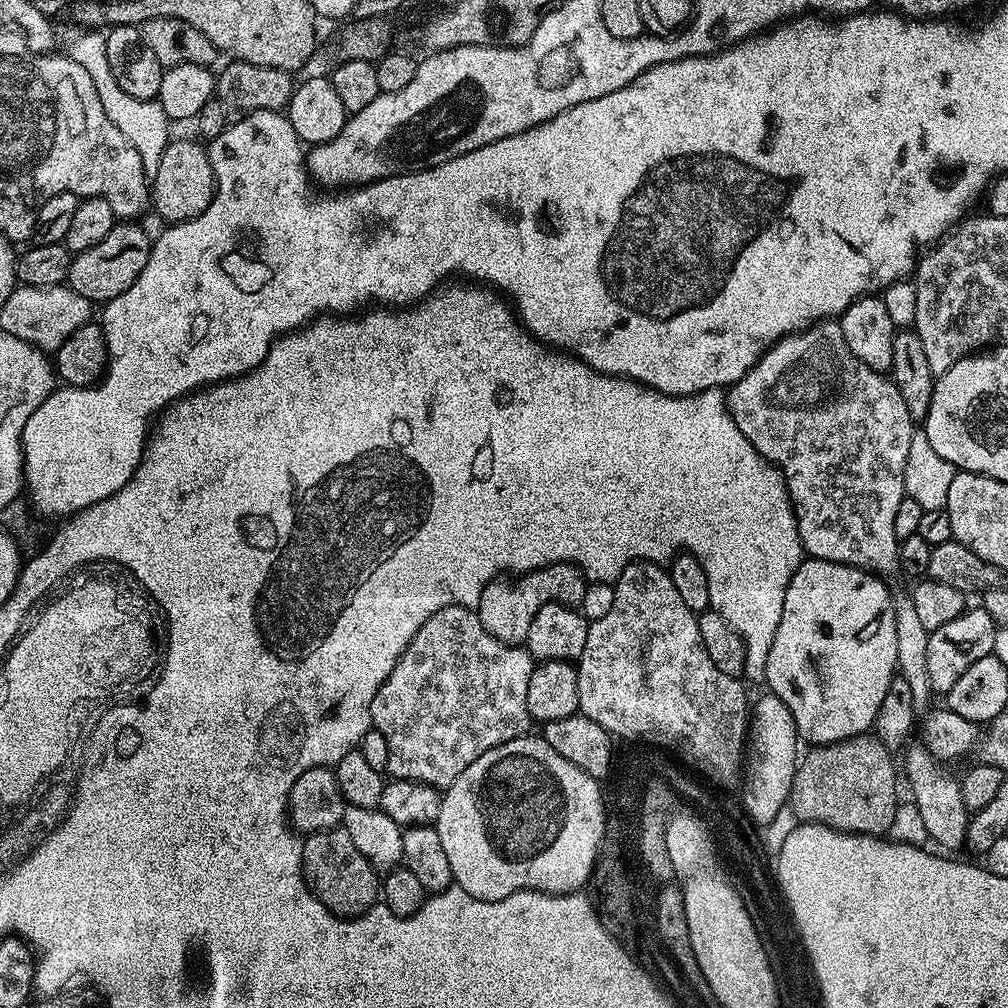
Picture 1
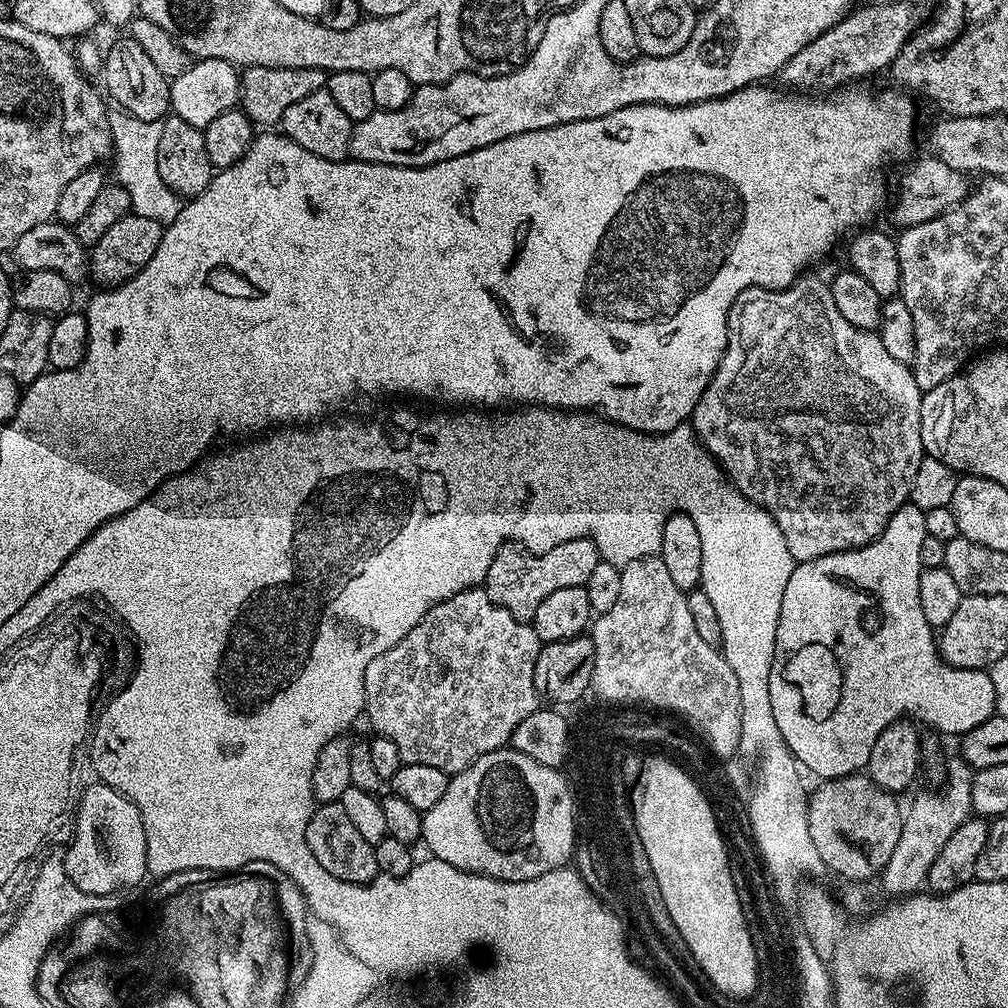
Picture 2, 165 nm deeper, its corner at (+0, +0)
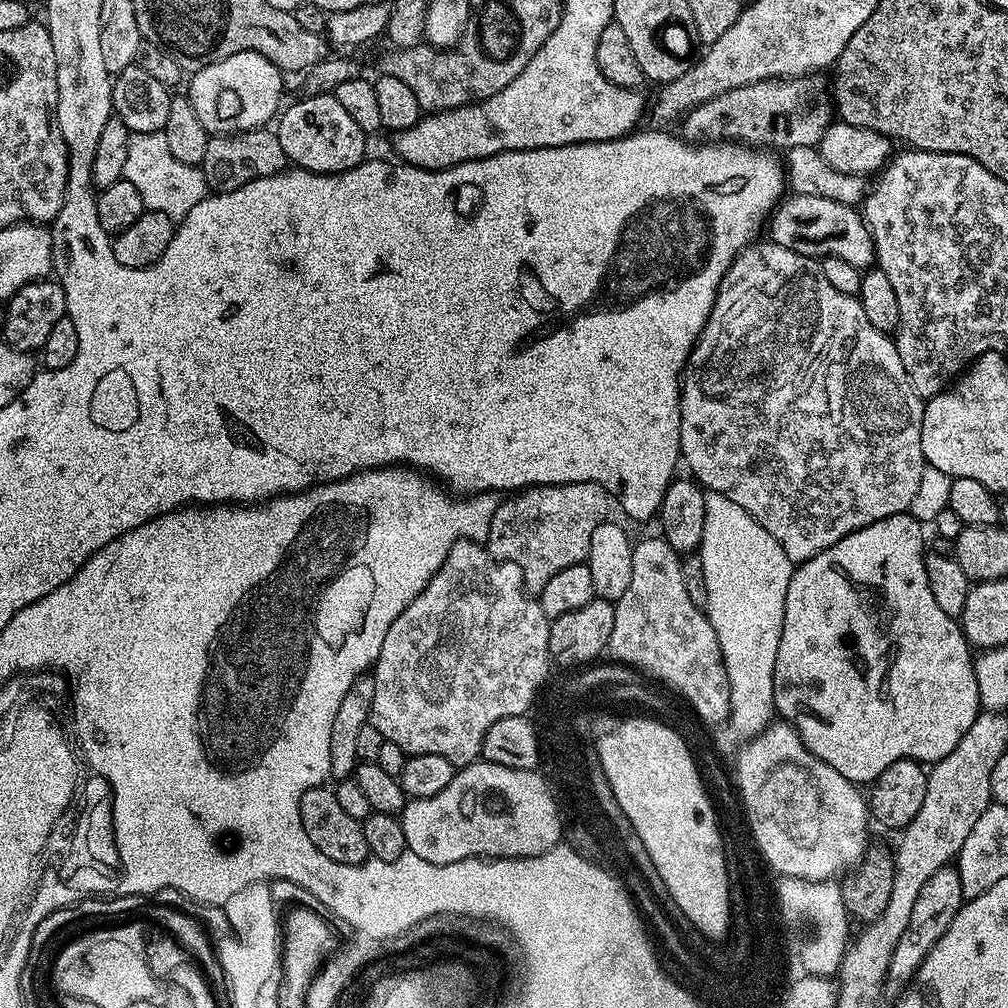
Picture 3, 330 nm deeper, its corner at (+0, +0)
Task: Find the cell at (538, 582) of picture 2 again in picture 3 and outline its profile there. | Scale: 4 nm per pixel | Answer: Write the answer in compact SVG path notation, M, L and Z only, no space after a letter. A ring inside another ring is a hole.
M592 480L559 486L537 486L505 500L508 501L505 504L504 501L497 503L494 510L486 547L488 553L496 560L505 560L522 570L524 586L532 594L540 593L550 578L560 570L587 561L590 554L590 538L594 538L594 530L598 530L598 526L605 523L607 516L604 515L608 512L608 504L610 505L608 491Z

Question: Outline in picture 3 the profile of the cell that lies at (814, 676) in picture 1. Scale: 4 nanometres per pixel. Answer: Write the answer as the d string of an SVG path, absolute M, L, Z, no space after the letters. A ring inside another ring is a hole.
M912 514L882 518L854 534L846 534L846 538L822 550L822 554L795 565L790 586L786 590L782 638L778 642L778 658L774 662L774 703L777 713L795 728L802 742L815 756L826 762L826 766L834 766L842 778L857 786L871 785L882 770L886 770L886 766L899 760L918 760L925 766L937 764L946 758L946 754L950 754L950 750L954 750L954 746L958 746L958 742L962 742L962 734L970 730L982 711L976 695L974 652L964 637L964 629L953 616L938 607L934 594L930 594L930 582L926 582L926 570L922 567L920 524Z

